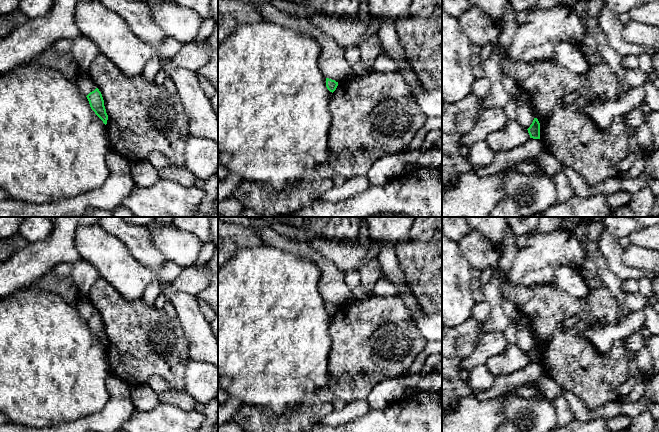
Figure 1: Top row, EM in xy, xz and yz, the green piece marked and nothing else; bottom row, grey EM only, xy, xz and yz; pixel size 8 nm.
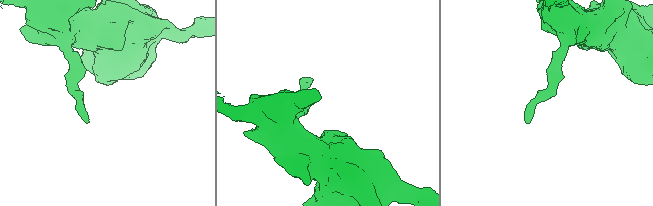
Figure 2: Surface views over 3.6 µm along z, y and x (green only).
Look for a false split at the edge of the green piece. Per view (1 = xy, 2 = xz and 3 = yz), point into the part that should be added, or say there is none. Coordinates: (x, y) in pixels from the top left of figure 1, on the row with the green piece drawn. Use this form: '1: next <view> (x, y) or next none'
1: next none
2: next none
3: next none

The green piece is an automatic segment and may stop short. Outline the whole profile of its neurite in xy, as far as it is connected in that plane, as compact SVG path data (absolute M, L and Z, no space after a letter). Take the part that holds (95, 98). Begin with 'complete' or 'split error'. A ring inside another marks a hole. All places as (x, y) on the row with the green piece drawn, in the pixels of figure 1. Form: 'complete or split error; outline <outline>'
complete; outline M96 88L94 91L90 92L86 97L89 101L91 109L106 125L108 120L108 115L106 113L104 100L99 89Z

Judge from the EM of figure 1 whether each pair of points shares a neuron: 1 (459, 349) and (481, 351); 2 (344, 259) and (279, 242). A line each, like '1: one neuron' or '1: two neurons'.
1: two neurons
2: two neurons

